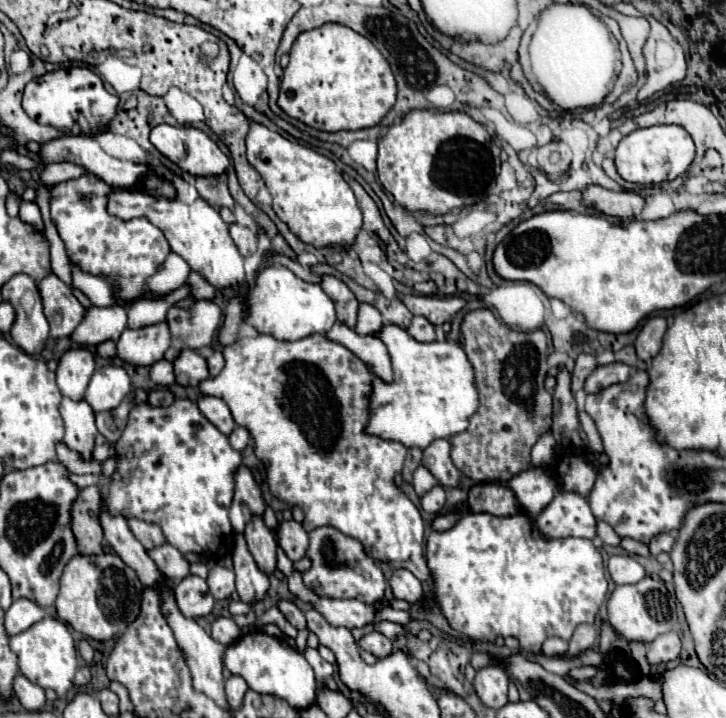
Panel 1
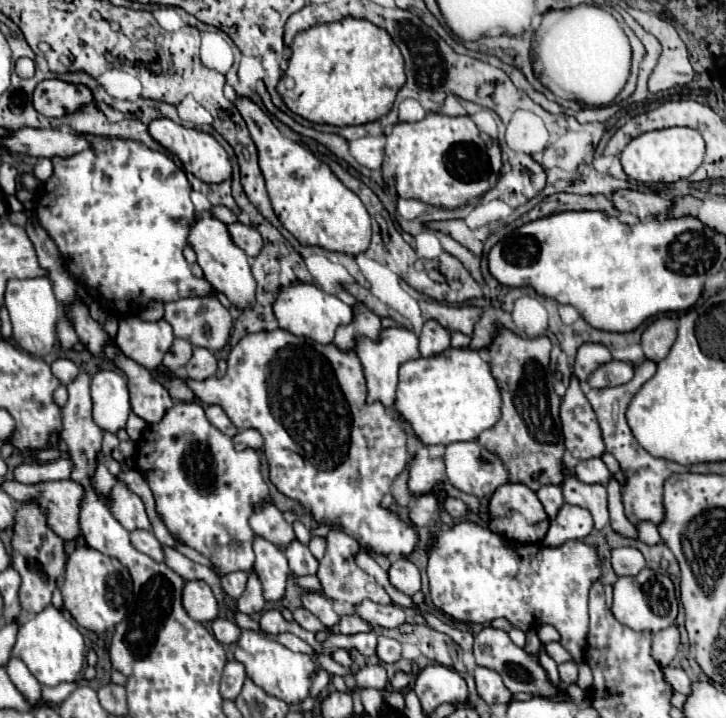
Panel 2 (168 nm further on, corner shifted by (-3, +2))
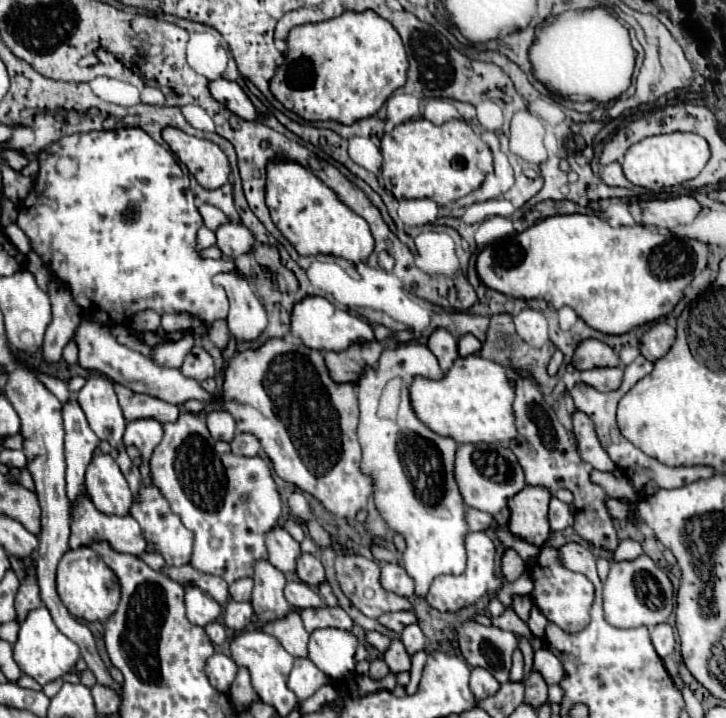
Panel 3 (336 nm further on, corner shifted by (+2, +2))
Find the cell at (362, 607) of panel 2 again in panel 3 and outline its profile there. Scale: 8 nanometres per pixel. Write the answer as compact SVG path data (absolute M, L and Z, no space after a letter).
M390 612L390 614L382 614L378 618L378 622L382 626L386 626L388 630L394 630L396 634L400 634L404 630L404 626L418 624L418 618L414 612Z

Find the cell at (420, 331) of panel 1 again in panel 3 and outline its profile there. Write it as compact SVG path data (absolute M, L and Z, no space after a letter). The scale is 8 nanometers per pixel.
M436 330L430 340L428 340L428 348L434 352L434 356L438 358L442 370L450 370L450 366L454 364L454 360L458 358L458 340L446 332L446 330Z

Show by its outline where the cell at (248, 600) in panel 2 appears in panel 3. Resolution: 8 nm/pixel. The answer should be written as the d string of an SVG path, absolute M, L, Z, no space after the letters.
M230 600L226 610L224 610L224 620L226 626L234 632L242 632L246 628L250 628L250 620L252 620L252 604L250 602L234 602Z

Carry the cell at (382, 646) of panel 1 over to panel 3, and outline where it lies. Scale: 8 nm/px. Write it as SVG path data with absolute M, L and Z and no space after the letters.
M394 638L392 644L390 644L390 648L384 652L384 660L386 660L386 664L388 664L388 668L390 668L392 674L408 672L410 666L412 666L410 664L410 654L406 652L404 644L398 638Z

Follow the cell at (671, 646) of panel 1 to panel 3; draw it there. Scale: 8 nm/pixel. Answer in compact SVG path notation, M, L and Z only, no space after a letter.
M658 624L650 628L650 636L652 636L652 644L656 648L656 652L666 658L674 652L674 632L670 624Z

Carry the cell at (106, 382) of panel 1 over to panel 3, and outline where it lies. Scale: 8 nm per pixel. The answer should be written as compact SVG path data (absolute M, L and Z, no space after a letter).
M102 376L88 378L88 382L78 392L76 400L82 406L82 412L86 414L86 420L94 434L100 440L108 440L112 448L122 450L120 446L126 420L118 406L112 382Z

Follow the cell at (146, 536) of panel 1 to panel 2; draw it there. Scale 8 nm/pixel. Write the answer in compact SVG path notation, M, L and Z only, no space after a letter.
M117 482L117 486L111 492L111 514L129 532L151 530L151 522L147 518L141 498L129 488L125 488L125 484L121 482Z

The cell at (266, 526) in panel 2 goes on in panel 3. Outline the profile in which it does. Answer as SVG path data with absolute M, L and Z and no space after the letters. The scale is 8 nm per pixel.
M280 526L272 528L266 534L268 544L268 560L272 566L276 566L280 572L294 572L298 554L302 554L300 544Z

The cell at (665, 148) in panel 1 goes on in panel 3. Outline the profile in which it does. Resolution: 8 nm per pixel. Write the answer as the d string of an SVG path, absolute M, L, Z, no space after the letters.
M672 132L672 134L650 136L634 144L626 152L622 160L622 168L624 168L624 176L634 186L642 186L648 190L660 190L660 188L678 186L682 182L696 178L708 160L710 160L710 148L702 136L690 134L690 132Z

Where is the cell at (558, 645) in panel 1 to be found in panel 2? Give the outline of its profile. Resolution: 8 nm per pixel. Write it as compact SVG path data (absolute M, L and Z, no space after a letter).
M539 626L539 630L537 630L537 634L539 634L539 638L541 638L541 642L545 642L545 644L549 644L549 642L559 642L559 632L553 628L553 626Z

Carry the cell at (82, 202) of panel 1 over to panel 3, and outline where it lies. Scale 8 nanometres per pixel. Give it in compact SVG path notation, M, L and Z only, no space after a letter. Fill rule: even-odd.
M116 128L116 130L102 130L102 132L86 132L86 134L72 134L64 136L58 142L52 142L46 150L38 154L38 186L32 188L24 204L20 206L18 220L16 224L24 230L24 234L30 240L32 250L44 260L44 264L52 270L54 278L66 284L64 288L70 290L74 296L74 302L82 308L86 320L94 320L104 326L116 326L116 324L126 324L130 318L140 312L140 310L154 310L158 314L174 312L174 314L194 314L194 318L202 318L204 322L214 322L218 318L228 316L228 296L226 290L220 286L214 286L212 276L220 272L238 272L236 264L232 258L222 258L222 260L206 260L200 256L196 250L196 232L202 224L202 216L194 204L194 194L190 190L190 180L182 172L180 164L176 162L174 154L166 148L162 148L158 142L154 142L142 128ZM66 158L64 168L60 166L60 160ZM110 302L110 304L108 304Z

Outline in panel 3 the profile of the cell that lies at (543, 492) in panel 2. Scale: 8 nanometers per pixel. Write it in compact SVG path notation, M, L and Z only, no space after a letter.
M556 496L550 502L550 512L548 512L548 520L550 520L550 528L552 530L564 530L572 524L572 512L570 506L560 502Z

